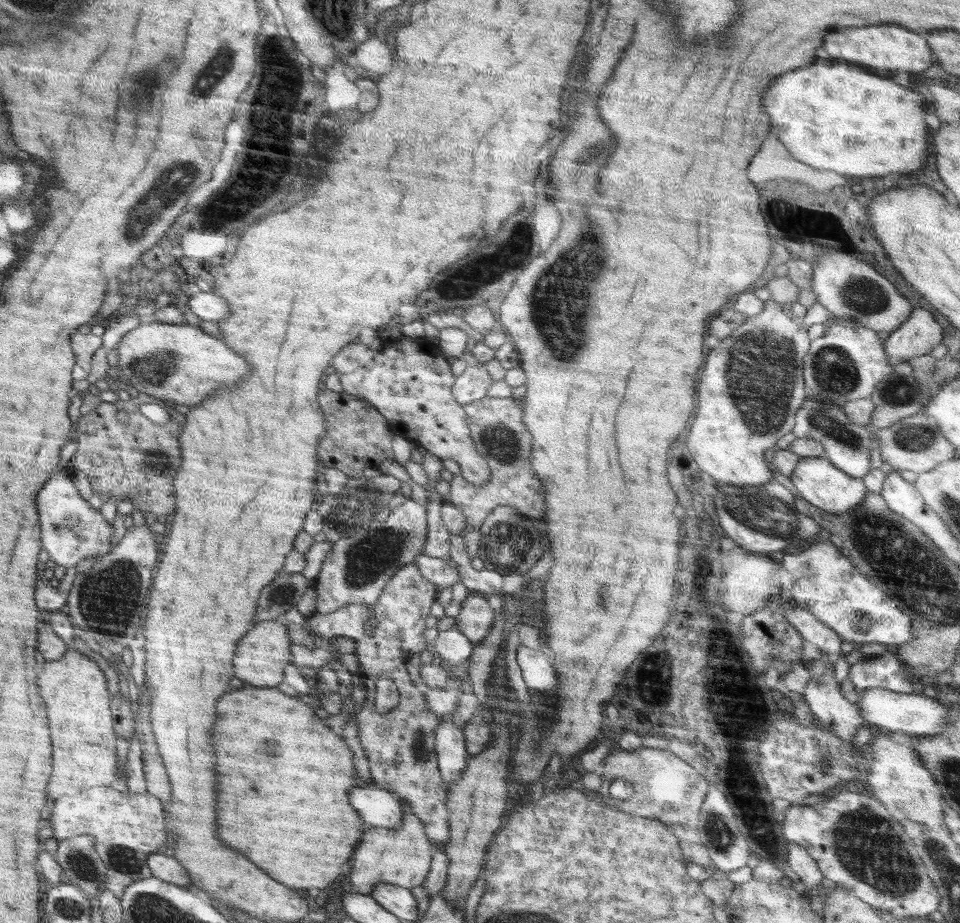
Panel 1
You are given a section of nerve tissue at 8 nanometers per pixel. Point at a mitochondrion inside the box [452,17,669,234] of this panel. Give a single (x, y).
(594, 150)

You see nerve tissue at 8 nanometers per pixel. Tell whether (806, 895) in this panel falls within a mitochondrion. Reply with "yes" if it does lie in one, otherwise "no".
no

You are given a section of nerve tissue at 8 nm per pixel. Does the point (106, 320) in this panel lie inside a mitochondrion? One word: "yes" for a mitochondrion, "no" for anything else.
no

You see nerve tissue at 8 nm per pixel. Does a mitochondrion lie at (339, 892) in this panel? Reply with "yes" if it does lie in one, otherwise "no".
no

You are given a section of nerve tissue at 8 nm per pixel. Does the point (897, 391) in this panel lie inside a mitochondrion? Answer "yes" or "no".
yes

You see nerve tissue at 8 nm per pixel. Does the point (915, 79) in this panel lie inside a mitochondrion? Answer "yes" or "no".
no

